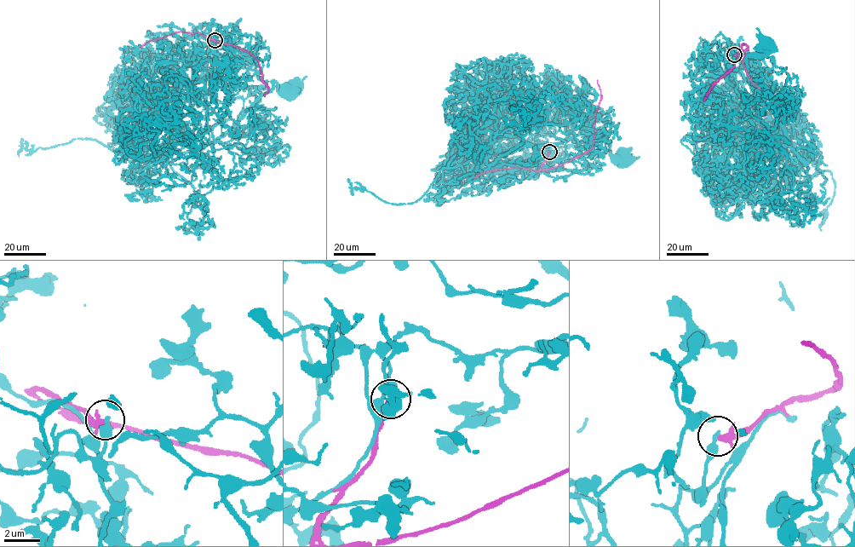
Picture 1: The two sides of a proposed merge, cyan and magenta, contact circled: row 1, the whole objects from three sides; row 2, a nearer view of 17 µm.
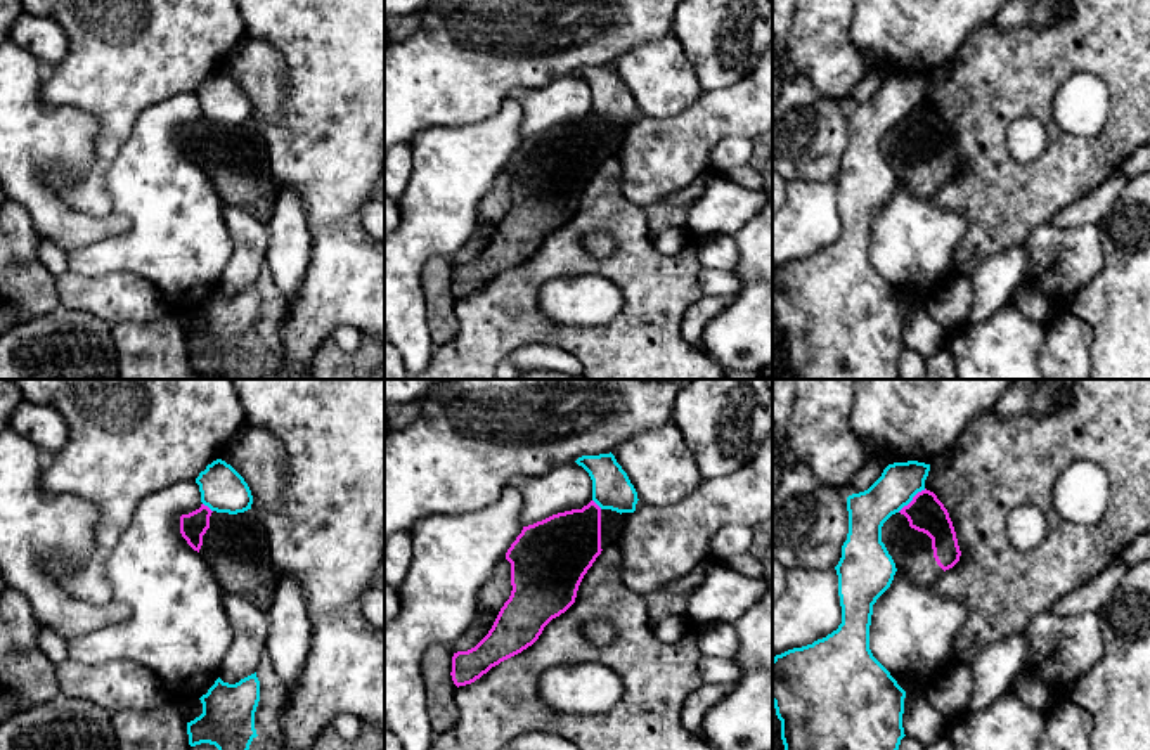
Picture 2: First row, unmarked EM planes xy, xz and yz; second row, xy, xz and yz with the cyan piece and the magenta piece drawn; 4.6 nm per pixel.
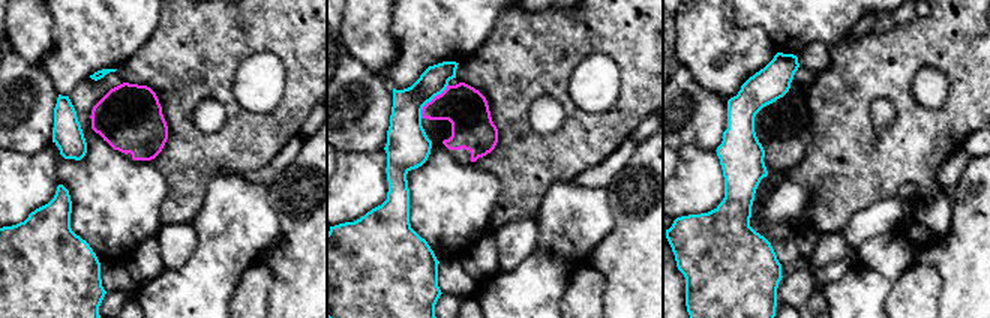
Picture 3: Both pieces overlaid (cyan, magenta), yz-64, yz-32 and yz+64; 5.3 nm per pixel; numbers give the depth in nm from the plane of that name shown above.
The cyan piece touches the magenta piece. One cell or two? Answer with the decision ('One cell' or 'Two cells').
Two cells

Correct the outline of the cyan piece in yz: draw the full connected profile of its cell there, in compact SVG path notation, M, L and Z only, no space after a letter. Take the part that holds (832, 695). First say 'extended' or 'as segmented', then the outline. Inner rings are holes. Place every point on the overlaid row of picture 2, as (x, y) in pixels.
as segmented; M888 464L864 492L847 497L849 533L835 566L842 624L812 644L772 658L772 703L781 721L785 750L899 750L906 691L869 650L873 605L890 587L897 572L882 542L882 527L925 490L930 464Z

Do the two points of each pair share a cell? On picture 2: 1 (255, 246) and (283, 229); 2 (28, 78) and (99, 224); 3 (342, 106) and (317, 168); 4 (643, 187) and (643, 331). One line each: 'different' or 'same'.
1: different
2: same
3: same
4: different

